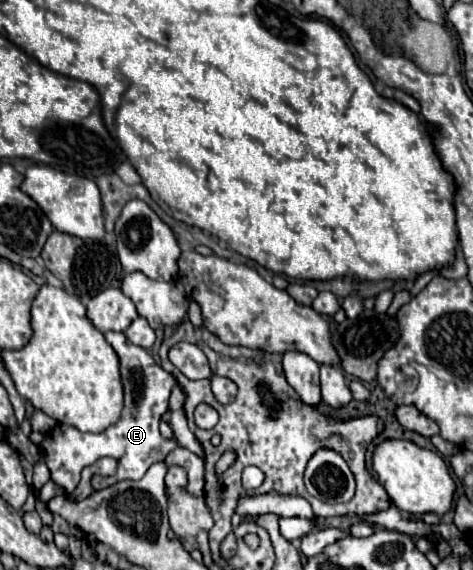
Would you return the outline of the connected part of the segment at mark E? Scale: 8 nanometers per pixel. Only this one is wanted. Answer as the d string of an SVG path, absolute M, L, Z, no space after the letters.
M107 331L105 339L119 355L121 363L121 381L125 387L125 407L123 417L119 423L111 425L103 433L81 433L75 427L69 425L55 425L41 445L43 459L51 471L51 479L65 489L65 493L71 493L81 479L81 469L95 463L101 457L115 457L119 461L119 469L113 477L95 477L93 487L95 489L107 489L115 485L117 481L125 479L141 479L145 471L167 457L169 451L177 447L175 441L167 441L159 433L159 421L163 413L169 411L169 397L175 387L175 377L167 373L161 365L155 365L155 359L139 345L133 345L125 333Z

